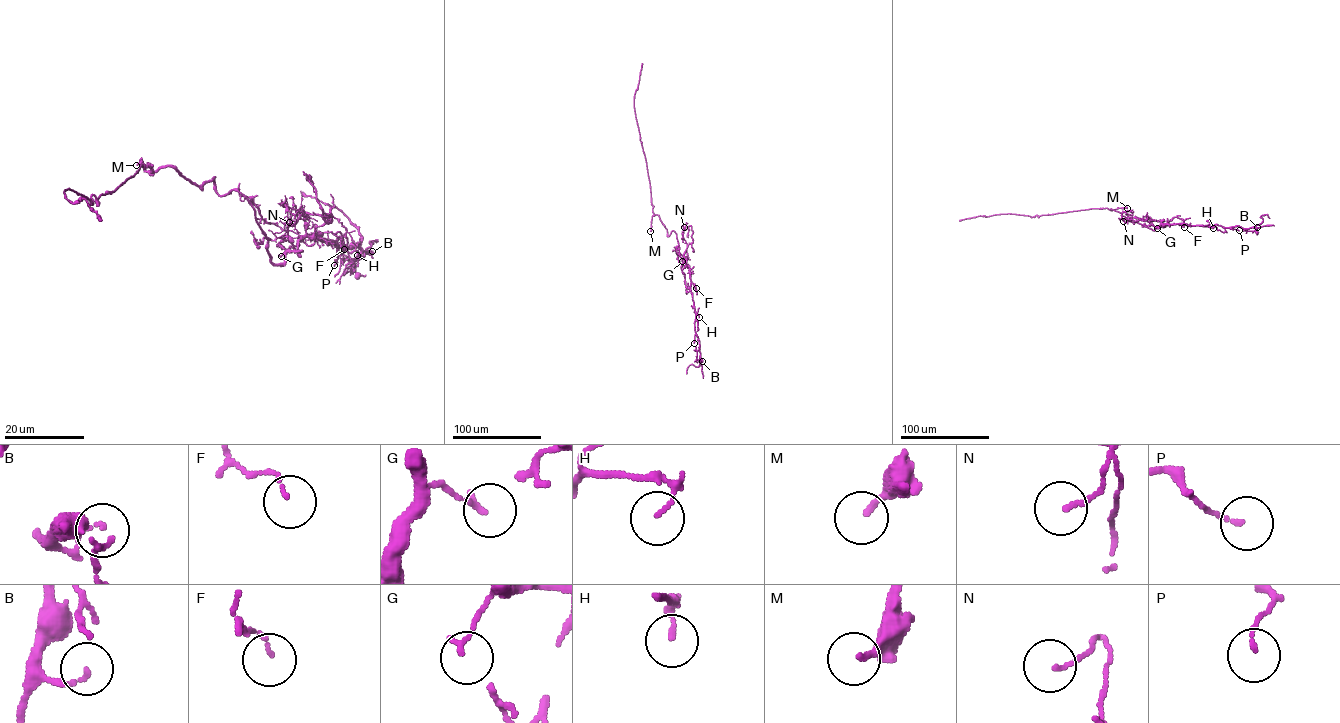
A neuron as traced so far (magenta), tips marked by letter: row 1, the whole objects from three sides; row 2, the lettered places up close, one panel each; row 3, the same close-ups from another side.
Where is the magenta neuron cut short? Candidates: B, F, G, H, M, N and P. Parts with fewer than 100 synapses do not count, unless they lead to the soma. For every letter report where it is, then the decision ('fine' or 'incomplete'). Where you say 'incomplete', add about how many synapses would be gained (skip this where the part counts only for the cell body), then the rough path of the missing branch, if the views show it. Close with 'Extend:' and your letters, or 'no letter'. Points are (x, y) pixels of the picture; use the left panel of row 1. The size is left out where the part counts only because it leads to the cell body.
B: place (372, 251); fine
F: place (344, 249); fine
G: place (281, 256); fine
H: place (357, 255); fine
M: place (136, 165); fine
N: place (289, 222); fine
P: place (334, 265); fine
Extend: no letter

